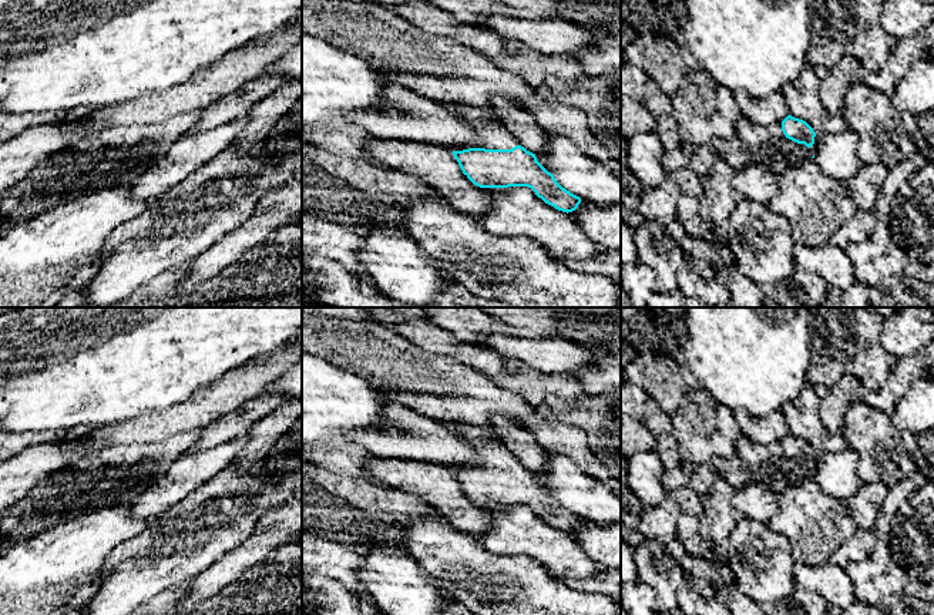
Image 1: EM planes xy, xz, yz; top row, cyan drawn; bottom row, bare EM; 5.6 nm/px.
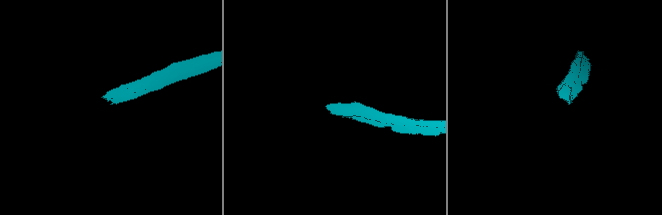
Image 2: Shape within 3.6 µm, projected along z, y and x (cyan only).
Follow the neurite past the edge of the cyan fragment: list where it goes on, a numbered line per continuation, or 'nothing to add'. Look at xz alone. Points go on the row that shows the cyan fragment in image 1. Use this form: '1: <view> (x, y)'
1: xz (493, 135)

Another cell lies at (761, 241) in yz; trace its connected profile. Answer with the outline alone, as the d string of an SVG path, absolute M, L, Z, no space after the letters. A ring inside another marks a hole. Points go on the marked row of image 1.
M738 198L726 224L726 233L732 251L732 262L742 275L759 288L786 282L797 272L793 259L794 242L790 222L787 218L772 212L766 202Z

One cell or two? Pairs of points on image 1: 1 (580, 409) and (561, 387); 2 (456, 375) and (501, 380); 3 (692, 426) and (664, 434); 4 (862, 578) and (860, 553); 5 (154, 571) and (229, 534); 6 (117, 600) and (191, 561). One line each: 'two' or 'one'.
1: two
2: two
3: two
4: two
5: one
6: one

